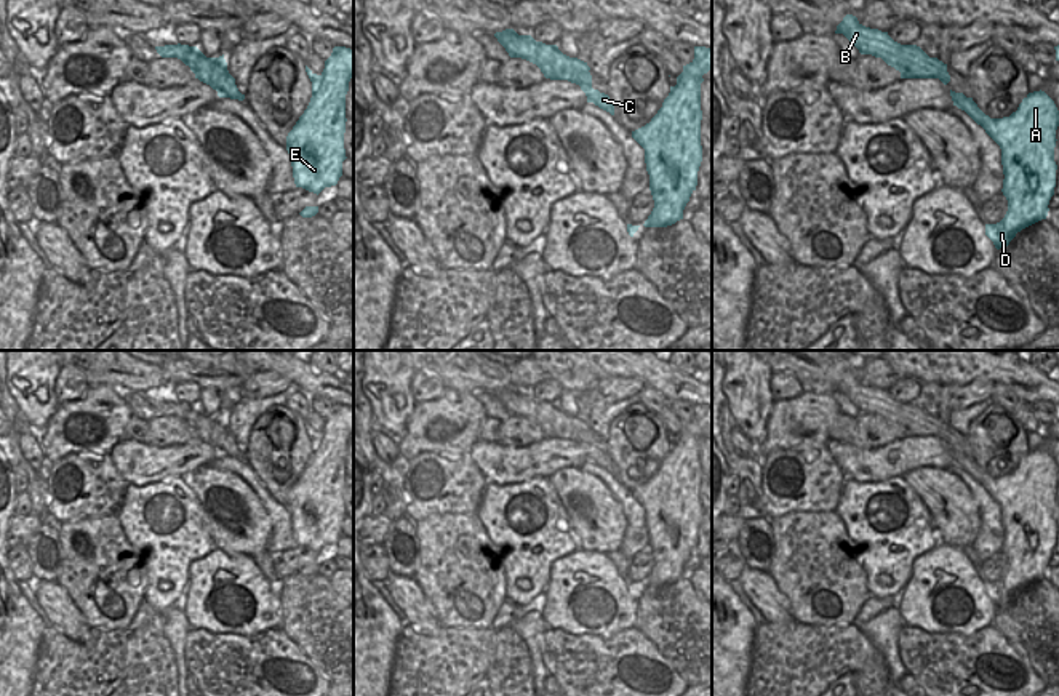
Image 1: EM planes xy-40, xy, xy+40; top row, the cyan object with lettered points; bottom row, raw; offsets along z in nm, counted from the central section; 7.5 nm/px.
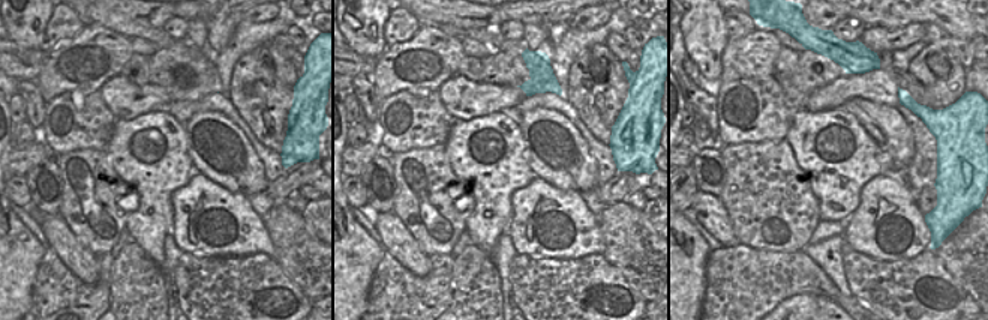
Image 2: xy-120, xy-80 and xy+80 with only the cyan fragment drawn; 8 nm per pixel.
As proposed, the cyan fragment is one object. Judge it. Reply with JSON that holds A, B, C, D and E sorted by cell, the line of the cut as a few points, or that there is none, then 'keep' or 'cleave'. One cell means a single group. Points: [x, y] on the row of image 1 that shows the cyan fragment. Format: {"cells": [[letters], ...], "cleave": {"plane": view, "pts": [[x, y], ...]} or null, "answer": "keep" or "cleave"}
{"cells": [["A", "C", "D", "E"], ["B"]], "cleave": {"plane": "xy", "pts": [[592, 88], [587, 96]]}, "answer": "cleave"}

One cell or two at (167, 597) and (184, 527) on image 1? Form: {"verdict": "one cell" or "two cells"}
{"verdict": "one cell"}

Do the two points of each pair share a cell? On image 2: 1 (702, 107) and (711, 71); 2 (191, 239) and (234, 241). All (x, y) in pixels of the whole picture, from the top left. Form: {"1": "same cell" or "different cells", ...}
{"1": "different cells", "2": "same cell"}

